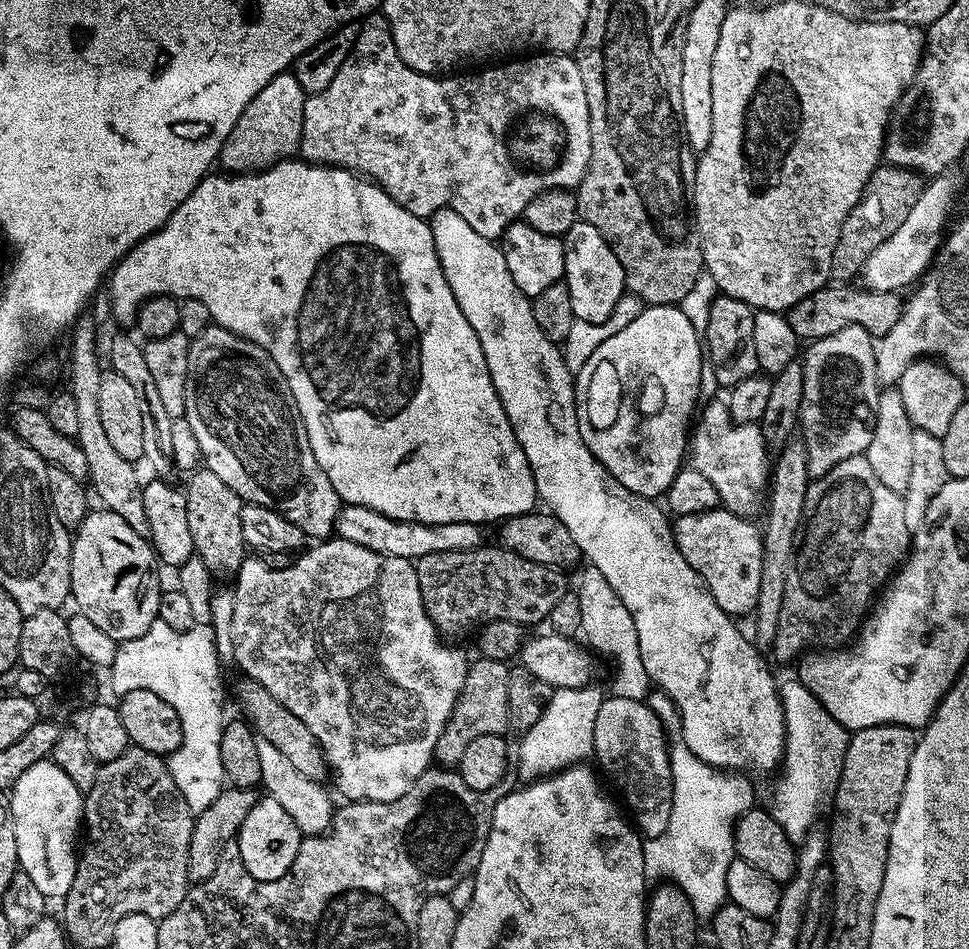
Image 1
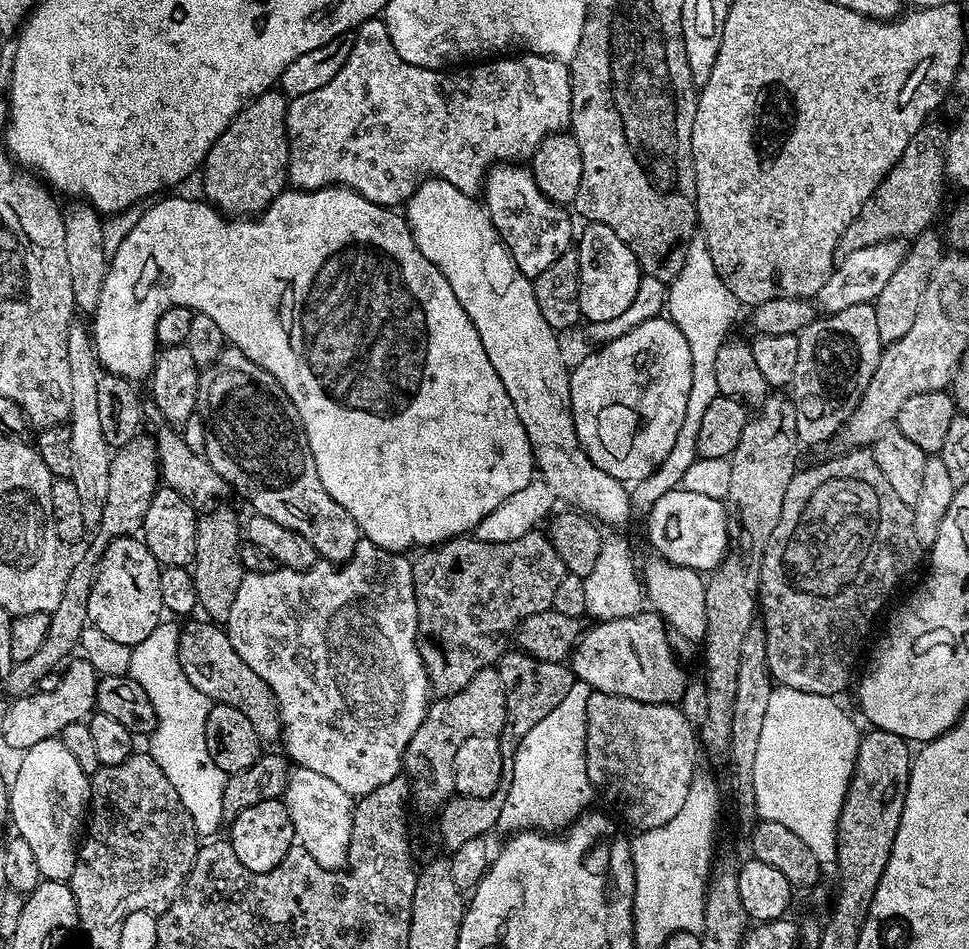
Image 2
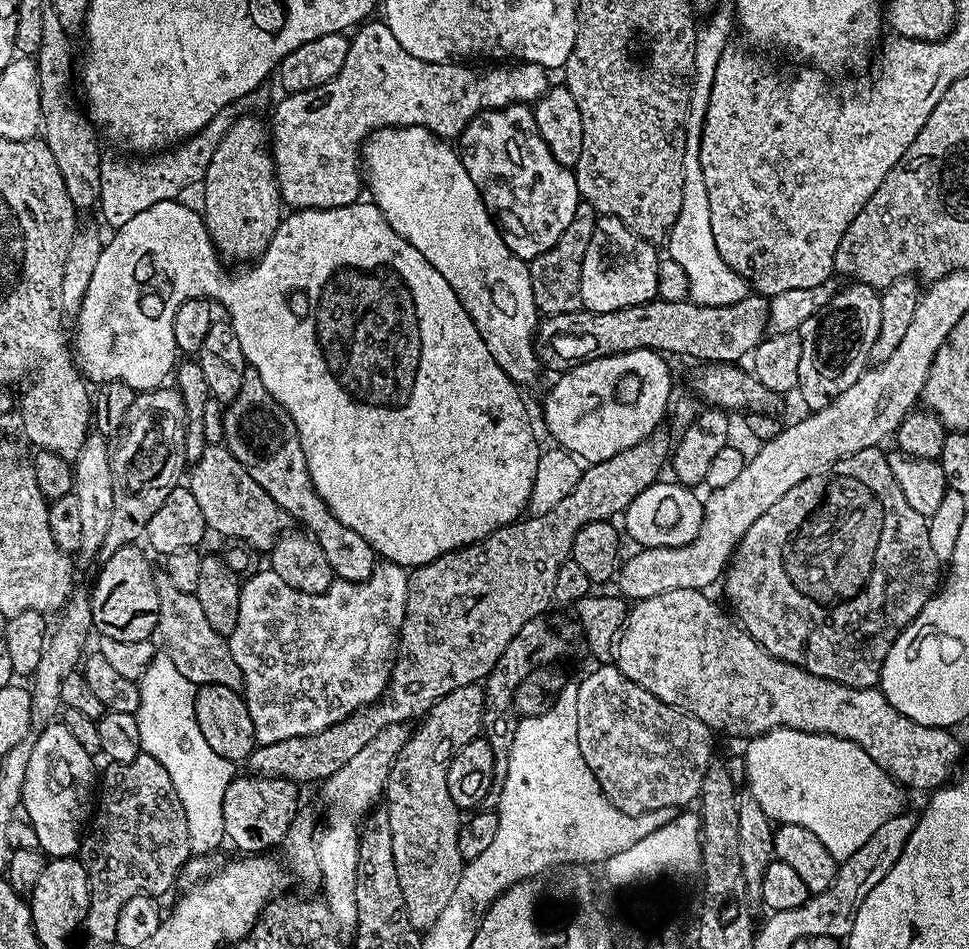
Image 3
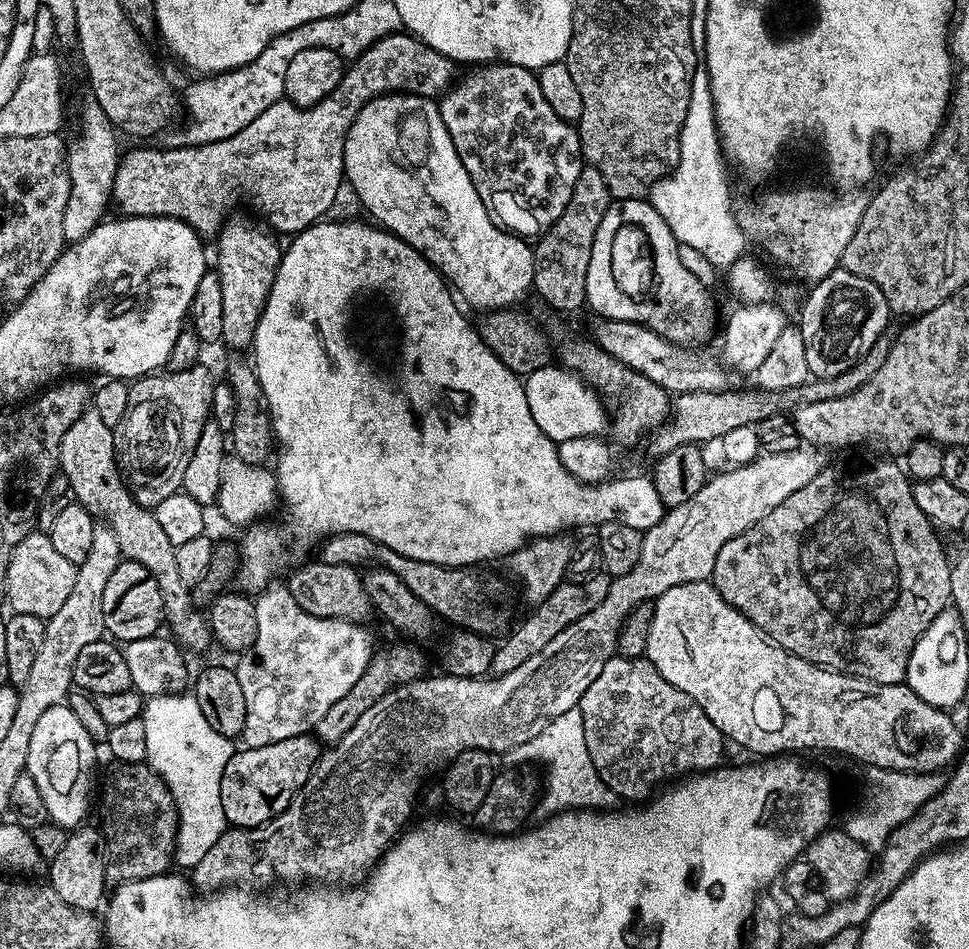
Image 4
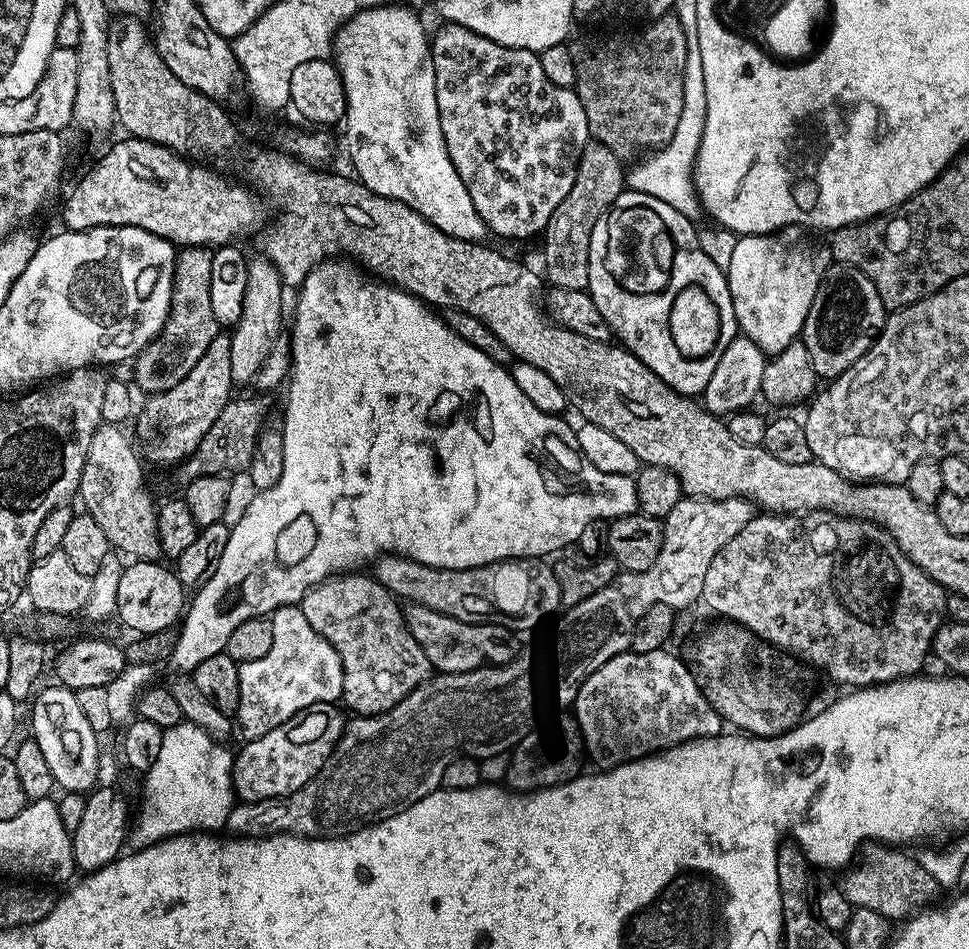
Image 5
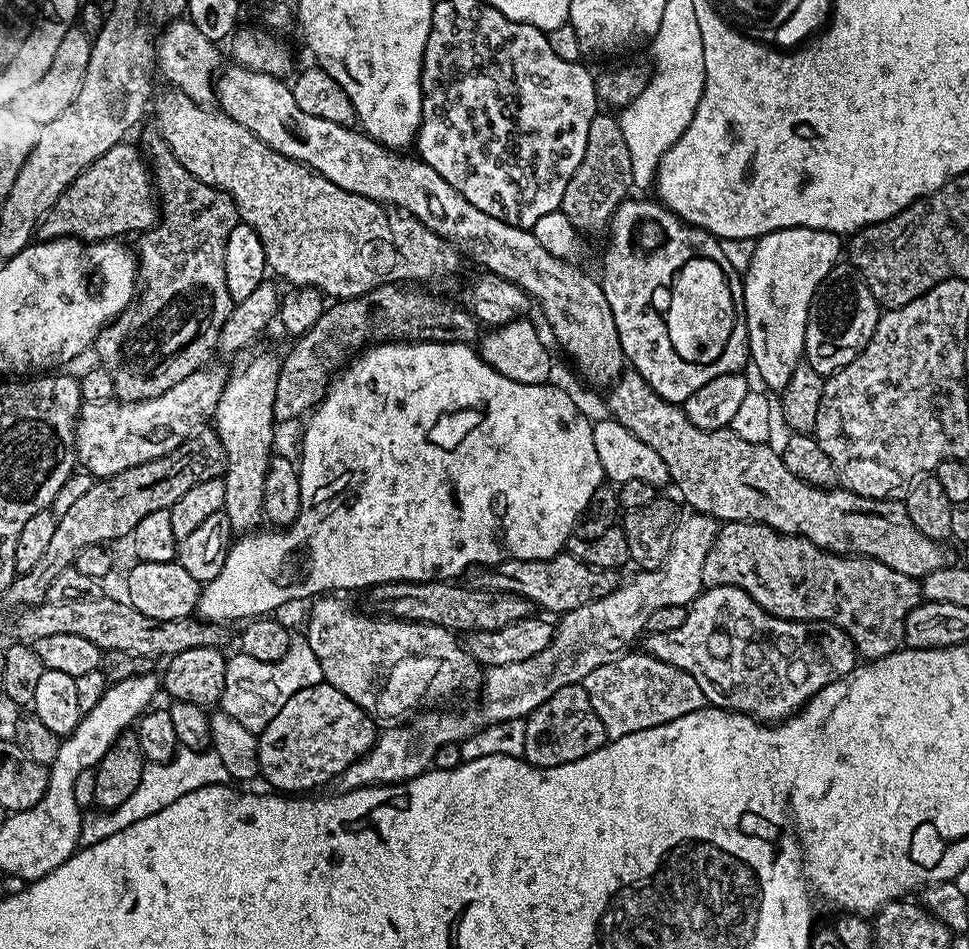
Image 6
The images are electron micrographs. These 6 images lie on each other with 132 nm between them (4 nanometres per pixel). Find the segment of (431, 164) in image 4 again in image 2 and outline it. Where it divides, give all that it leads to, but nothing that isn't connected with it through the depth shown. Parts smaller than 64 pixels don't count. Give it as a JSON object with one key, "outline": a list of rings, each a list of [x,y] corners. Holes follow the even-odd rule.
{"outline":[[[428,178],[409,198],[406,219],[418,250],[422,250],[431,264],[438,266],[446,282],[450,282],[458,302],[462,302],[462,310],[466,310],[470,322],[474,322],[474,330],[478,330],[478,338],[482,338],[486,358],[490,358],[490,366],[494,366],[498,378],[502,378],[502,386],[506,386],[506,394],[510,394],[510,402],[514,402],[514,410],[518,410],[518,422],[522,422],[522,430],[526,430],[535,467],[557,501],[573,500],[579,511],[595,518],[601,525],[622,523],[628,512],[633,511],[629,489],[606,474],[606,470],[598,470],[580,445],[570,402],[570,368],[564,365],[557,329],[551,328],[546,318],[542,318],[542,310],[538,310],[538,302],[534,298],[532,280],[518,270],[481,201],[462,194],[462,190],[458,190],[458,186],[450,186],[448,180]]]}

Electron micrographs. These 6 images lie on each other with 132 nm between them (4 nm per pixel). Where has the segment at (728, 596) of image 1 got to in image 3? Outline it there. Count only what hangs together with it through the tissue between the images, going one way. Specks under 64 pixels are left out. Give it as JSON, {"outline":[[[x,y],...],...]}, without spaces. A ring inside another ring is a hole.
{"outline":[[[657,482],[652,484],[646,490],[642,490],[642,494],[638,494],[628,507],[622,513],[623,531],[630,539],[640,548],[673,548],[674,546],[682,546],[690,543],[698,534],[698,530],[702,526],[702,518],[704,517],[704,506],[701,497],[696,497],[691,487],[675,482]]]}

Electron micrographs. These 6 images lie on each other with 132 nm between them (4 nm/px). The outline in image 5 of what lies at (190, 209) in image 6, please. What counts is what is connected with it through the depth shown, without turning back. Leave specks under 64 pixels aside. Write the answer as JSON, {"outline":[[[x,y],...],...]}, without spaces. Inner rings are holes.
{"outline":[[[181,247],[179,249],[176,257],[176,273],[172,283],[172,301],[170,302],[170,310],[168,311],[166,322],[162,326],[160,333],[156,335],[155,340],[150,341],[134,360],[134,384],[137,389],[140,387],[144,394],[165,392],[167,388],[172,388],[178,382],[182,382],[182,378],[186,378],[186,374],[190,374],[190,370],[194,370],[194,362],[198,362],[198,358],[202,358],[202,354],[206,354],[206,346],[210,346],[210,342],[214,342],[214,338],[218,335],[218,325],[214,318],[214,310],[210,307],[211,265],[212,252],[207,247]]]}

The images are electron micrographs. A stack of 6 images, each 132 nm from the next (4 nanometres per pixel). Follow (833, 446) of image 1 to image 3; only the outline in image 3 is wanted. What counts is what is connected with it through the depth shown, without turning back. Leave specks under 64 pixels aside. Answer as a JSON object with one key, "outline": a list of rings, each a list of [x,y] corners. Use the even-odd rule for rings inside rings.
{"outline":[[[852,282],[849,288],[844,288],[833,294],[828,302],[822,306],[822,310],[818,310],[814,314],[810,314],[810,318],[806,318],[806,322],[801,324],[798,331],[800,341],[802,342],[802,363],[798,366],[798,396],[801,396],[806,403],[809,404],[809,409],[819,410],[824,408],[832,400],[838,398],[838,394],[842,394],[842,390],[850,390],[850,386],[854,386],[854,382],[858,382],[858,378],[869,367],[868,359],[870,358],[870,346],[874,346],[874,338],[878,338],[880,333],[880,292],[877,289],[870,287],[868,284]]]}

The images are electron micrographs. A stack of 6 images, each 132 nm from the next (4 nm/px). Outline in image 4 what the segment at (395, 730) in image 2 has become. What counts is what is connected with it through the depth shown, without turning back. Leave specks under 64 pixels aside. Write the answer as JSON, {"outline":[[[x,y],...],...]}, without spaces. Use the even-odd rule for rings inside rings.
{"outline":[[[269,586],[255,597],[258,638],[254,638],[247,652],[234,664],[246,698],[246,726],[242,733],[242,744],[246,748],[270,746],[270,742],[282,742],[282,738],[311,733],[326,710],[330,710],[330,706],[334,706],[334,702],[338,702],[338,698],[342,698],[342,694],[362,678],[374,651],[363,623],[308,614],[298,606],[298,602],[294,602],[286,586],[276,587]]]}

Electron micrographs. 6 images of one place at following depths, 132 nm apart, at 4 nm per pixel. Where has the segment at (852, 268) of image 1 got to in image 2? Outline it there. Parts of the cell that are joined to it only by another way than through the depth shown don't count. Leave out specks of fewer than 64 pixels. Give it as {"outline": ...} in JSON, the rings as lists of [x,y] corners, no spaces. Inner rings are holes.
{"outline":[[[925,126],[910,138],[902,158],[886,174],[874,194],[862,206],[858,218],[846,226],[838,249],[840,256],[854,254],[866,246],[883,244],[886,240],[915,238],[933,227],[932,219],[940,212],[944,200],[944,141],[945,129]]]}

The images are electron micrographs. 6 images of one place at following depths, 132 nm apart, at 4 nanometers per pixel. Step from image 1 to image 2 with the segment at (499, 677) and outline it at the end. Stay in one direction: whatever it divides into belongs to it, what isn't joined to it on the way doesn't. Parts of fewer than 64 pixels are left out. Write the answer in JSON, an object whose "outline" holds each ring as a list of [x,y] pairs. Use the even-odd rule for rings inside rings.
{"outline":[[[495,667],[478,670],[478,674],[474,674],[474,678],[470,678],[470,682],[466,682],[466,686],[462,686],[462,690],[458,690],[449,696],[433,699],[429,703],[428,713],[422,722],[422,726],[418,726],[418,730],[414,732],[414,738],[410,738],[410,742],[404,751],[402,772],[411,781],[410,796],[414,804],[416,800],[417,806],[424,812],[434,811],[433,813],[435,813],[442,809],[456,792],[454,786],[454,758],[457,756],[462,742],[466,742],[466,738],[474,738],[475,736],[498,737],[505,722],[506,690]]]}

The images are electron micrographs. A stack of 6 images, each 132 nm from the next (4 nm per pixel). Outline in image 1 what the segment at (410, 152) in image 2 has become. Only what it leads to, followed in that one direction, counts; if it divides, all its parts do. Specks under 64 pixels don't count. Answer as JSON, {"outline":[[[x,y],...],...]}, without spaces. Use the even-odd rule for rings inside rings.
{"outline":[[[373,14],[363,17],[359,25],[360,33],[356,44],[350,50],[346,62],[338,66],[338,74],[334,74],[330,86],[326,86],[326,90],[321,92],[311,93],[305,99],[299,155],[308,163],[347,168],[348,171],[377,184],[387,196],[398,202],[398,206],[402,206],[402,210],[410,210],[410,214],[415,216],[431,218],[439,208],[452,208],[458,214],[462,214],[462,218],[466,218],[466,222],[470,222],[470,226],[474,226],[478,234],[494,241],[499,241],[504,231],[523,217],[526,206],[530,206],[530,202],[538,198],[538,194],[553,190],[575,190],[580,187],[582,178],[592,162],[590,110],[586,106],[586,86],[582,86],[582,70],[578,70],[571,55],[532,54],[527,58],[512,58],[495,66],[481,67],[476,70],[481,72],[476,72],[473,76],[456,76],[460,74],[428,76],[425,72],[416,72],[410,66],[406,66],[406,62],[402,62],[398,46],[394,46],[392,32],[388,29],[388,19],[384,15]]]}

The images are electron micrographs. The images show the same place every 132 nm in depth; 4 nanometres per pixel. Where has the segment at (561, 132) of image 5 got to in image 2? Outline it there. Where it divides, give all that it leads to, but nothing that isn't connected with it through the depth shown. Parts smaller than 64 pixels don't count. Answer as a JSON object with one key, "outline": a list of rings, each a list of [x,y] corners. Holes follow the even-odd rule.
{"outline":[[[501,162],[489,167],[482,189],[482,204],[518,270],[534,278],[542,274],[550,262],[558,262],[558,258],[573,247],[574,232],[572,236],[569,209],[545,198],[542,190],[538,190],[531,171],[520,166],[516,162]]]}

